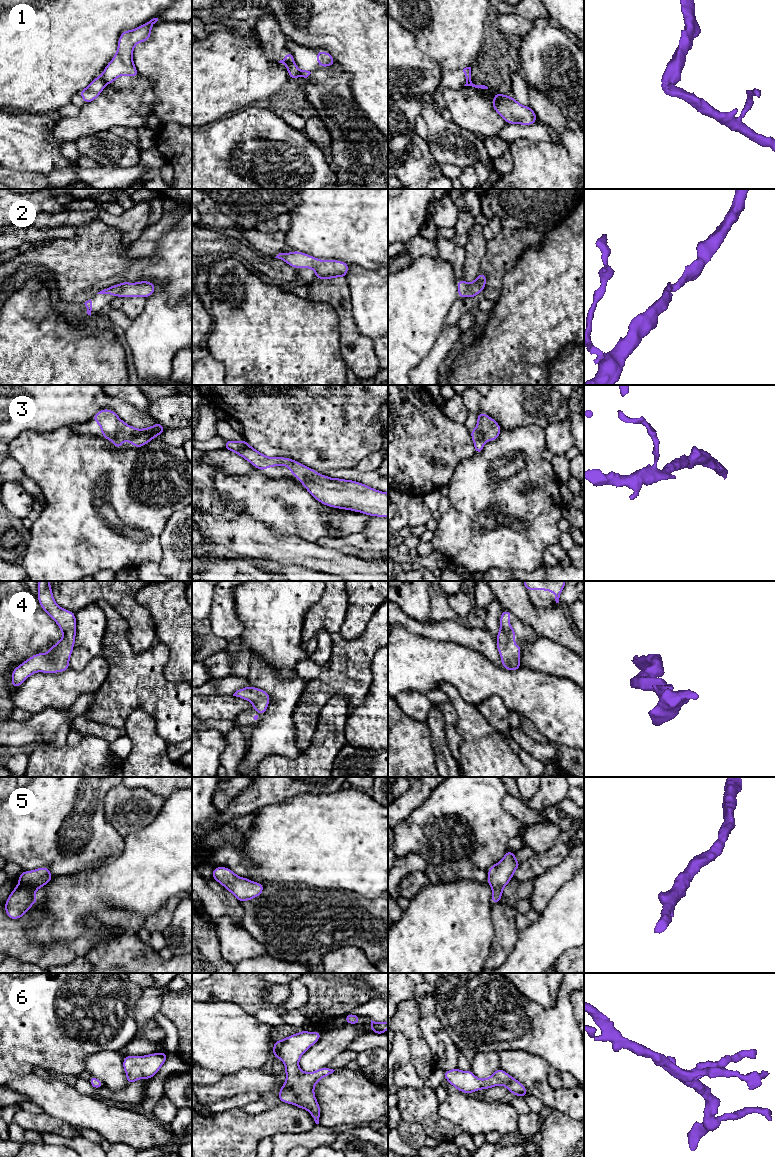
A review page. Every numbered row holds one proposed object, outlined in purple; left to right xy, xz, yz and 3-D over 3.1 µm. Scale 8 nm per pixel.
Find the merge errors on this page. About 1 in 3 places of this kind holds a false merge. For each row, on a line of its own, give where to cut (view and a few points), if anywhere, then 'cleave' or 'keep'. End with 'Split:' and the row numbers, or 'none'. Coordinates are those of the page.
1: xy (101, 75), (106, 83) | cleave
2: no cut | keep
3: no cut | keep
4: no cut | keep
5: no cut | keep
6: no cut | keep
Split: 1

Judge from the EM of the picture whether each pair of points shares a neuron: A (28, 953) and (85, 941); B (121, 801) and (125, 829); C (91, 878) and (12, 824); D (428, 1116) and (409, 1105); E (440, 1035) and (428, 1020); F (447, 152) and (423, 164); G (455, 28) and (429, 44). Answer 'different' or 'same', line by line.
A: same
B: same
C: different
D: same
E: same
F: different
G: same

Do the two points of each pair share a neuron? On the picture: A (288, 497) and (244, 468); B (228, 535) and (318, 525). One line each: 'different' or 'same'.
A: different
B: different

